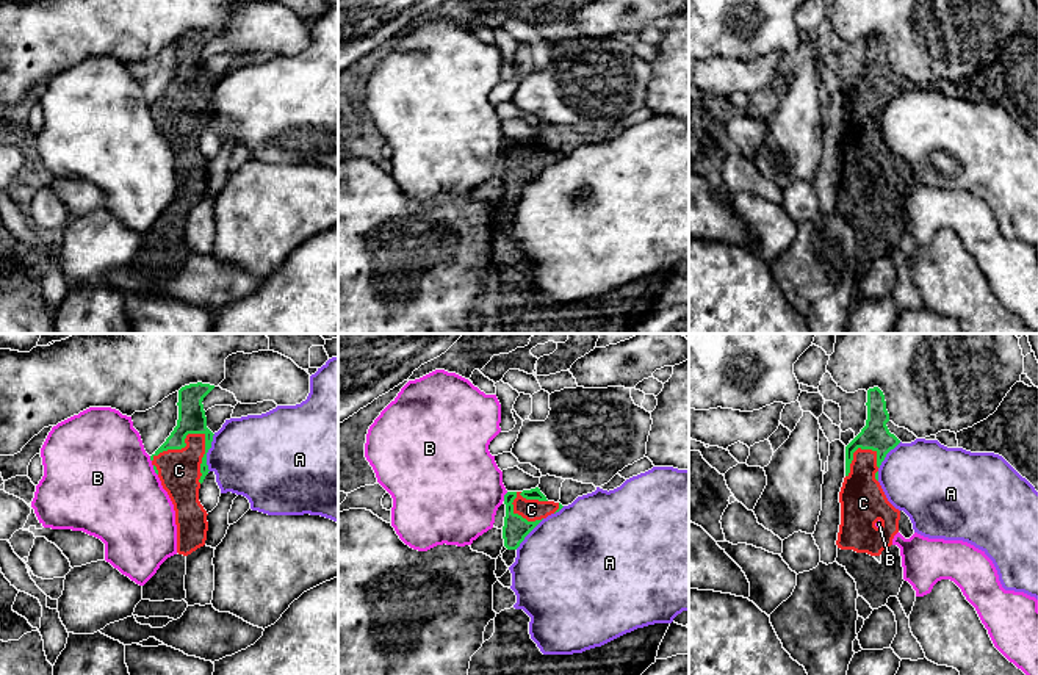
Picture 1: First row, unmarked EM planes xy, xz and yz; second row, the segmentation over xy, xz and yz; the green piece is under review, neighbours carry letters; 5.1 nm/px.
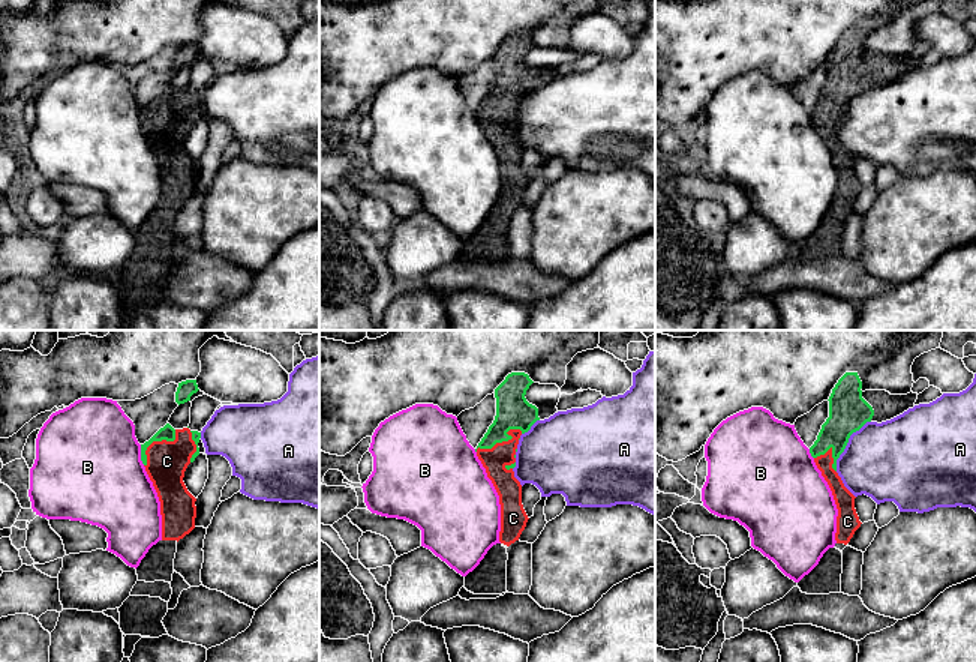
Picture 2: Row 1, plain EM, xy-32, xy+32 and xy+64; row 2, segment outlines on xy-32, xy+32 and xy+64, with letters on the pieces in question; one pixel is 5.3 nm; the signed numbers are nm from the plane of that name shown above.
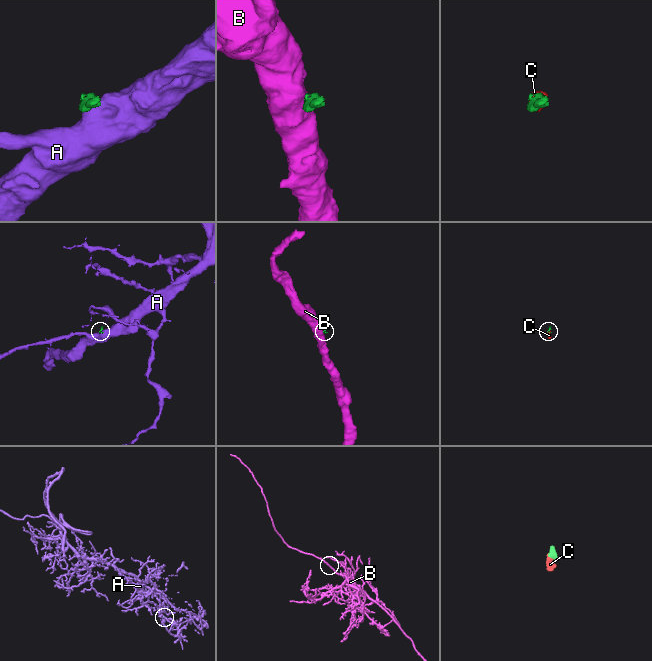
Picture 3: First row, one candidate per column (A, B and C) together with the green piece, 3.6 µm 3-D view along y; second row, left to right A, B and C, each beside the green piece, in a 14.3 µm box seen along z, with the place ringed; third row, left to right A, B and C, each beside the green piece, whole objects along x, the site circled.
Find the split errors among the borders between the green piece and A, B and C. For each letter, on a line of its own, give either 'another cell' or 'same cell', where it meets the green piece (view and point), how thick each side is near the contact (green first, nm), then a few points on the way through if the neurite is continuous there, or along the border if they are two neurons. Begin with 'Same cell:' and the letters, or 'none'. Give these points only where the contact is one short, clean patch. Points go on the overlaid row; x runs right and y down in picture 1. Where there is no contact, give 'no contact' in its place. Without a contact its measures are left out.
Same cell: C
A: another cell; contact xy (207, 451); calibres 140 and 420 nm; border xy (215, 434), (207, 453), (207, 472)
B: another cell; contact xz (504, 497); calibres 130 and 460 nm; border xz (508, 492), (503, 500)
C: same cell; contact xy (182, 447); calibres 140 and 220 nm; way xy (191, 417), (191, 431), (182, 447), (179, 470)

